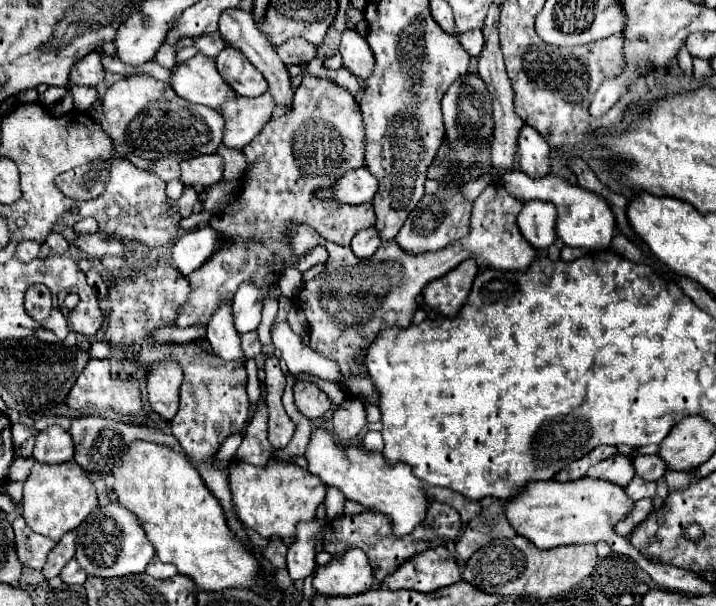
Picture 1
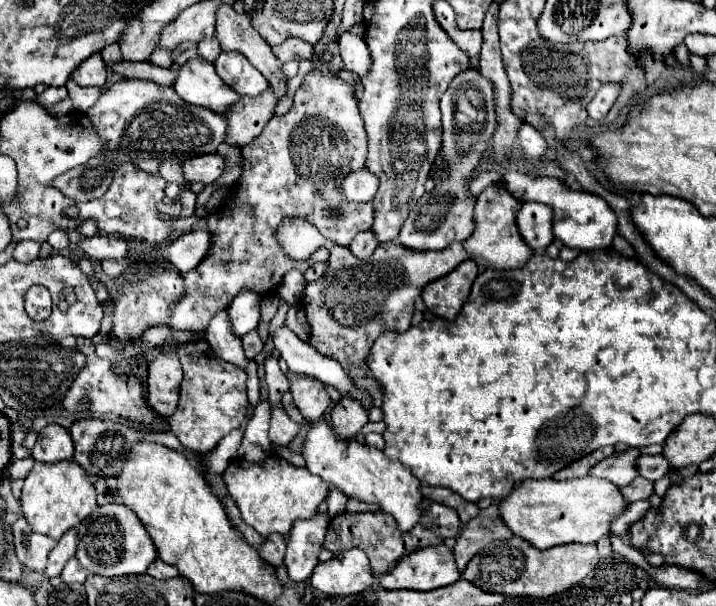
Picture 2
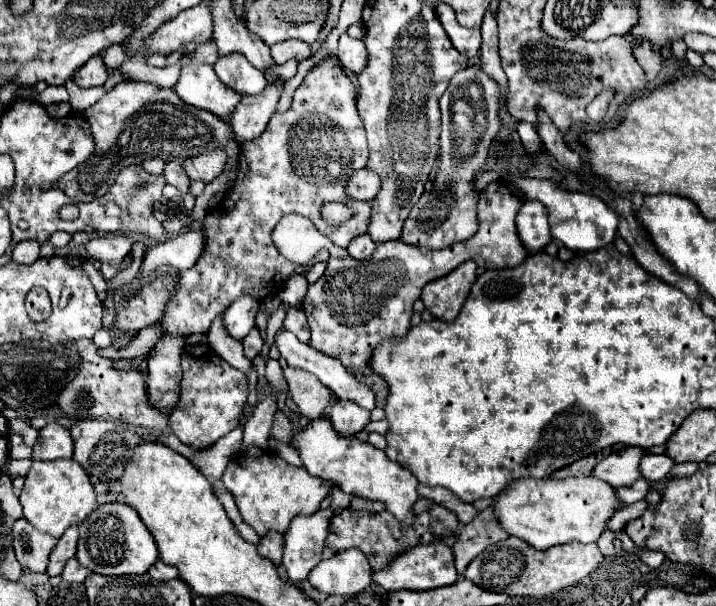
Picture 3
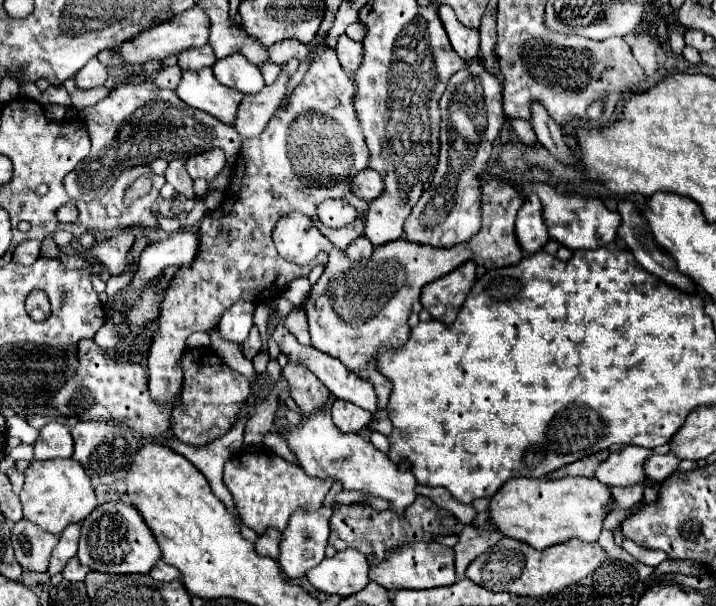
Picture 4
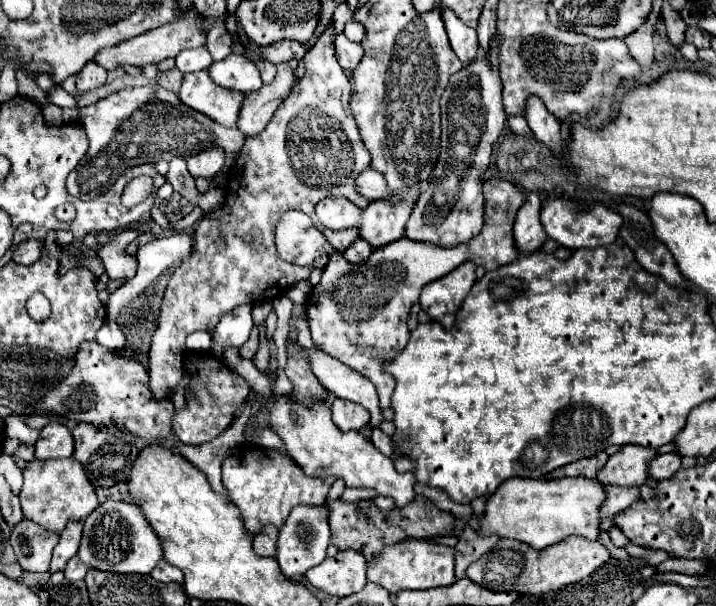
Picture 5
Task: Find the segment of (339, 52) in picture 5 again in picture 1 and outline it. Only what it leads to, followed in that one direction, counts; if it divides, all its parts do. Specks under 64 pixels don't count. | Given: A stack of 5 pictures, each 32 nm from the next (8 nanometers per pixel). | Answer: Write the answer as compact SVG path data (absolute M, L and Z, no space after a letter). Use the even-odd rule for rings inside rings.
M346 30L340 42L340 54L344 60L344 68L348 68L358 80L366 80L374 72L376 58L368 46L368 42L354 30Z

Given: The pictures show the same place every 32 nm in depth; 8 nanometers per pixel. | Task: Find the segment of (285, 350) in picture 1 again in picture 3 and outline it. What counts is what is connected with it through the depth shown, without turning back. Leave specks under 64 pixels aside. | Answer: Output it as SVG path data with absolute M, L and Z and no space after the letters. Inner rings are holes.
M282 328L278 334L276 334L276 348L280 350L282 358L288 362L290 368L296 368L296 370L304 370L304 372L310 372L314 374L324 386L328 386L338 398L346 398L346 400L352 400L352 402L362 402L366 410L372 410L374 408L374 394L370 388L364 388L364 384L360 384L336 358L330 358L330 356L324 356L322 352L318 352L316 348L312 348L310 344L304 344L300 342L292 332L288 332L286 328Z

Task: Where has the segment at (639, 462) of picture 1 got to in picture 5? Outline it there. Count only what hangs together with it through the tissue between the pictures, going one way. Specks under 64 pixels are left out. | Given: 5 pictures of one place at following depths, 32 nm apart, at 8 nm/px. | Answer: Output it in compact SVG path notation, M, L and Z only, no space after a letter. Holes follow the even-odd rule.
M676 452L658 454L658 456L654 456L654 460L648 464L648 476L650 476L652 480L666 480L666 478L670 478L674 472L680 470L680 462L682 462L682 458L676 456Z

